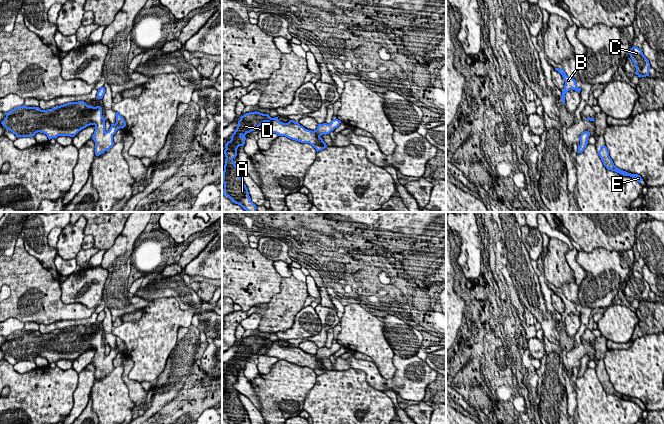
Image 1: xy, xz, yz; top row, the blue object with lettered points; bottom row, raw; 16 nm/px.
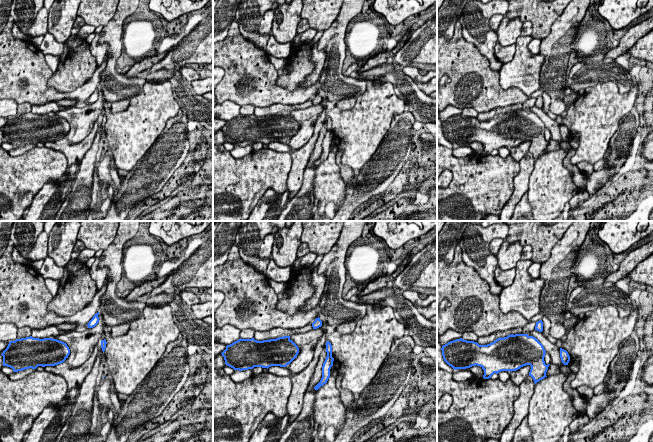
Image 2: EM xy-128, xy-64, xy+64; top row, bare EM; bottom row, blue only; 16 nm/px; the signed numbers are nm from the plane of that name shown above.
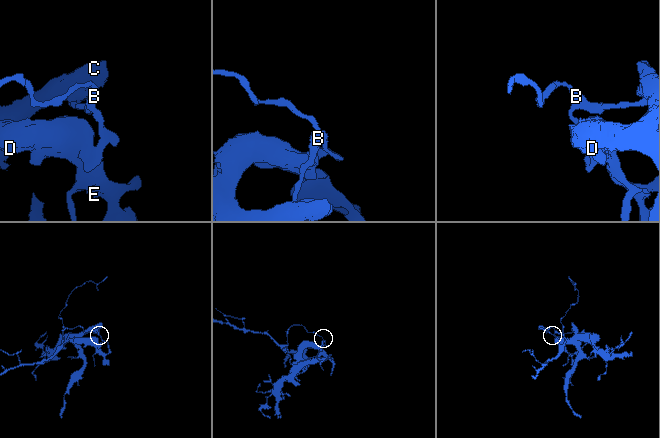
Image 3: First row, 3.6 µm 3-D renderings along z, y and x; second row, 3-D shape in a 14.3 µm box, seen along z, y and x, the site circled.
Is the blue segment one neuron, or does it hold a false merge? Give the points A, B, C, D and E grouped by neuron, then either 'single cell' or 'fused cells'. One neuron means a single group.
A C D E / B | fused cells

